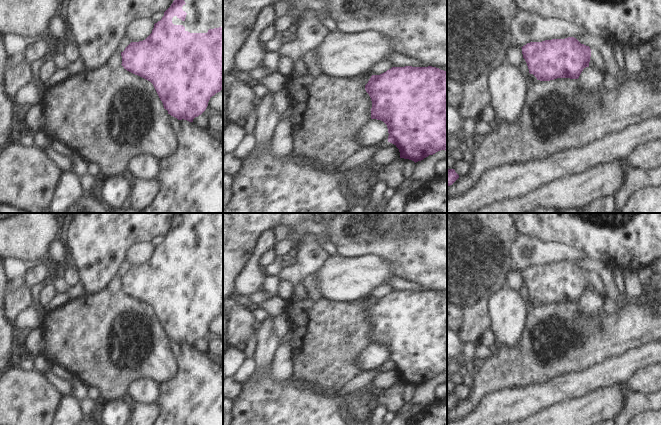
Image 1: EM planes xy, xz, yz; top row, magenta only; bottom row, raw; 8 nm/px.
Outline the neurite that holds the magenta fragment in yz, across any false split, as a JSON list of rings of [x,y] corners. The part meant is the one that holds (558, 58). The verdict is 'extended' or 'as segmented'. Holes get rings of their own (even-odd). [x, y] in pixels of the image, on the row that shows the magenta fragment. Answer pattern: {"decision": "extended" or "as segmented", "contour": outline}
{"decision": "extended", "contour": [[[574,37],[530,42],[521,48],[529,73],[540,81],[578,79],[583,69],[589,67],[590,61],[595,63],[596,69],[606,73],[598,49],[581,44]]]}

